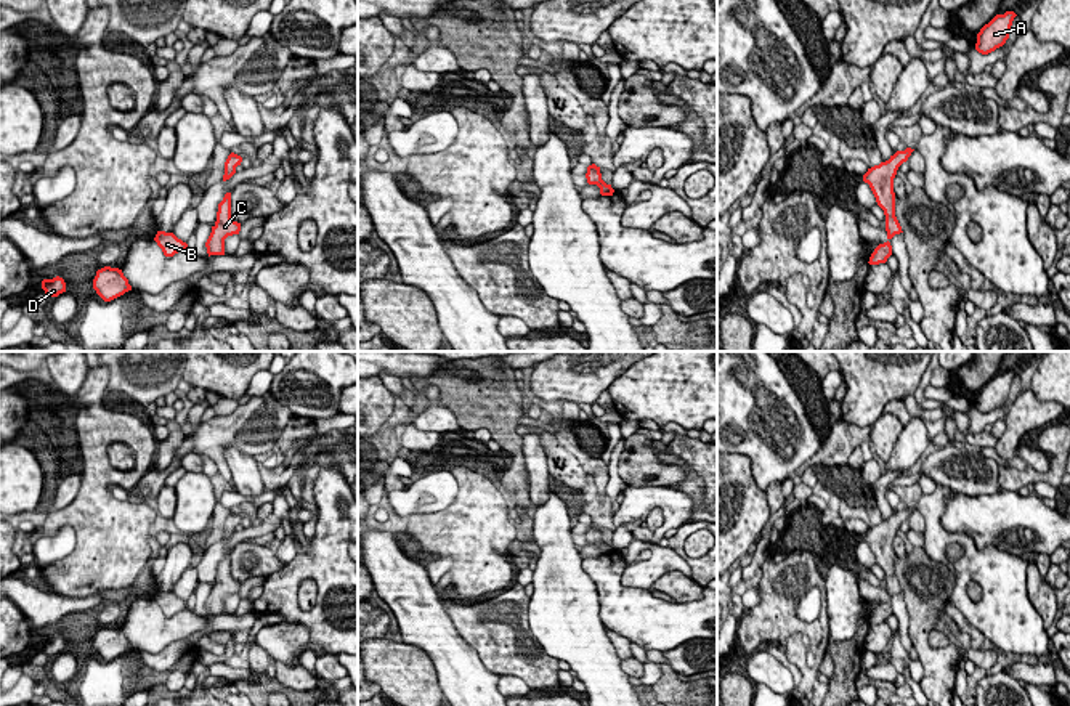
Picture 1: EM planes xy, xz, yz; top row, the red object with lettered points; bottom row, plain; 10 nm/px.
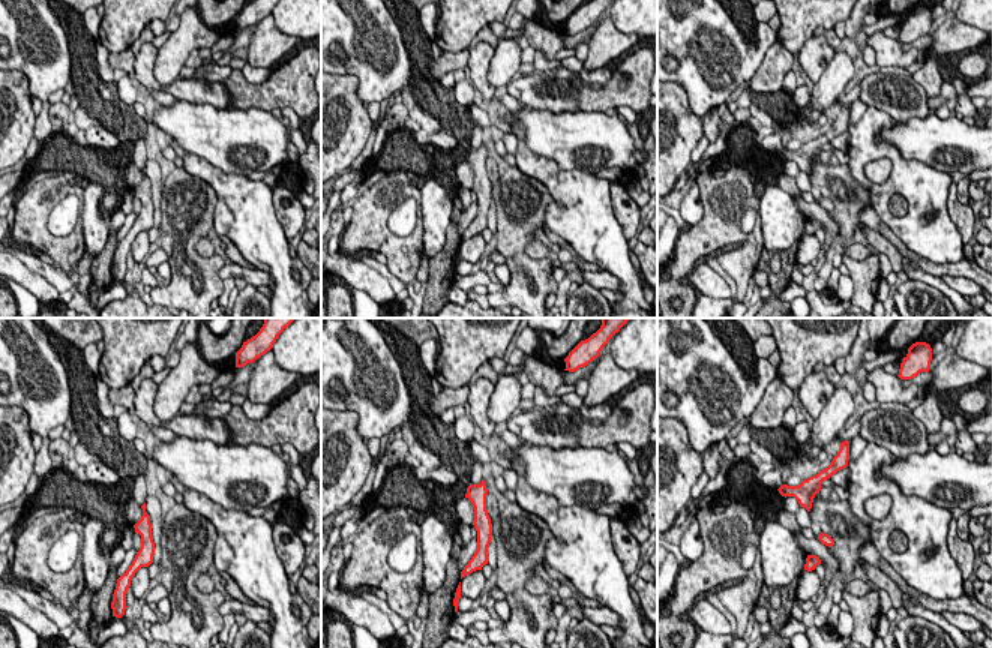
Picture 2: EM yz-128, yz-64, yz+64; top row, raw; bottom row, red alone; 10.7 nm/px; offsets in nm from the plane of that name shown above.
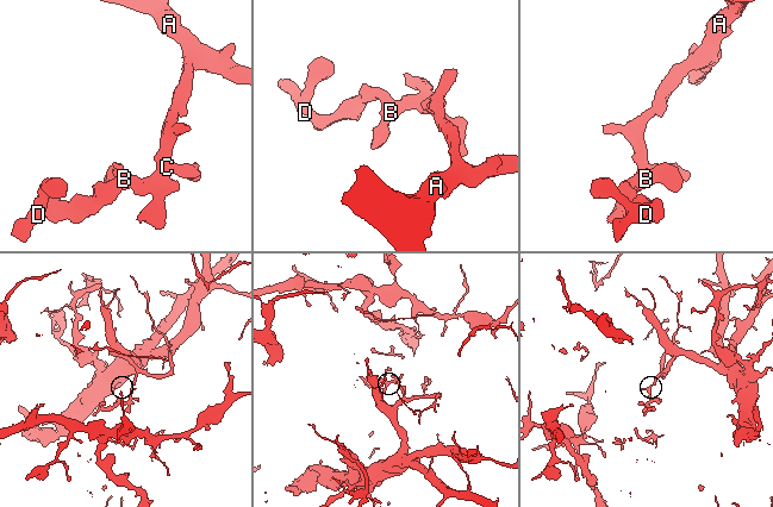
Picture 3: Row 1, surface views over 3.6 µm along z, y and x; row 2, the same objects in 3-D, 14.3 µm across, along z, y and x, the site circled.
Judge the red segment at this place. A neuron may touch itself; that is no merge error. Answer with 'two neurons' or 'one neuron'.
one neuron

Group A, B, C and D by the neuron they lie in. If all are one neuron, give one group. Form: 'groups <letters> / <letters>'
groups A B C D

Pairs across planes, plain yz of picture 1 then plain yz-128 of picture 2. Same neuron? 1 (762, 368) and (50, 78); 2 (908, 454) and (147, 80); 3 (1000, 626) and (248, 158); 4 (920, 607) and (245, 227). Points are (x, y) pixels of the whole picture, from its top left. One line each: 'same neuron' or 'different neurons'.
1: same neuron
2: different neurons
3: different neurons
4: different neurons

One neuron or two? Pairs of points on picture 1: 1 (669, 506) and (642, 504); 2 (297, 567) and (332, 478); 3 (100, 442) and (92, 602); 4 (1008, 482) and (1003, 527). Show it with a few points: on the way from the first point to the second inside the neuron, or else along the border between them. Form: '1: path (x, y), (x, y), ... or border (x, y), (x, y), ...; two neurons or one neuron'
1: path (663, 501), (648, 501); one neuron
2: path (320, 547), (329, 538), (329, 501); one neuron
3: border (55, 592), (64, 596), (105, 594); two neurons
4: border (1003, 490), (1016, 491); two neurons

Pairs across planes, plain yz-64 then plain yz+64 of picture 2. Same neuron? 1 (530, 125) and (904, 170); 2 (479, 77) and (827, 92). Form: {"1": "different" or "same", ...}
{"1": "different", "2": "different"}

